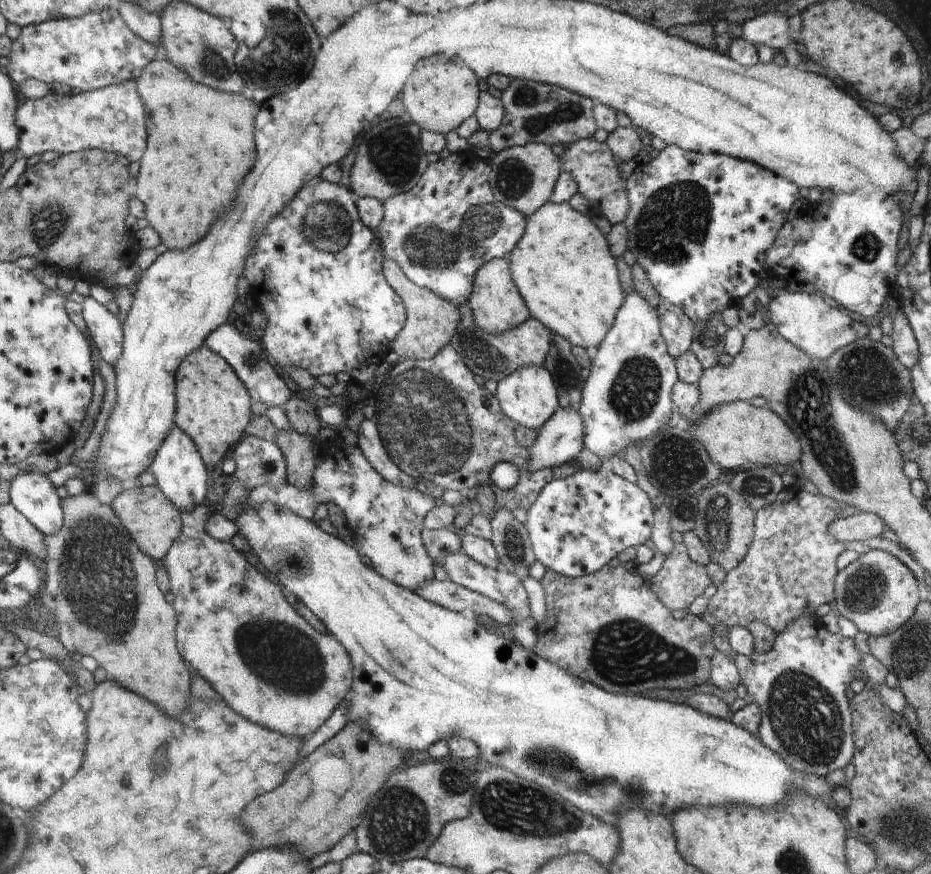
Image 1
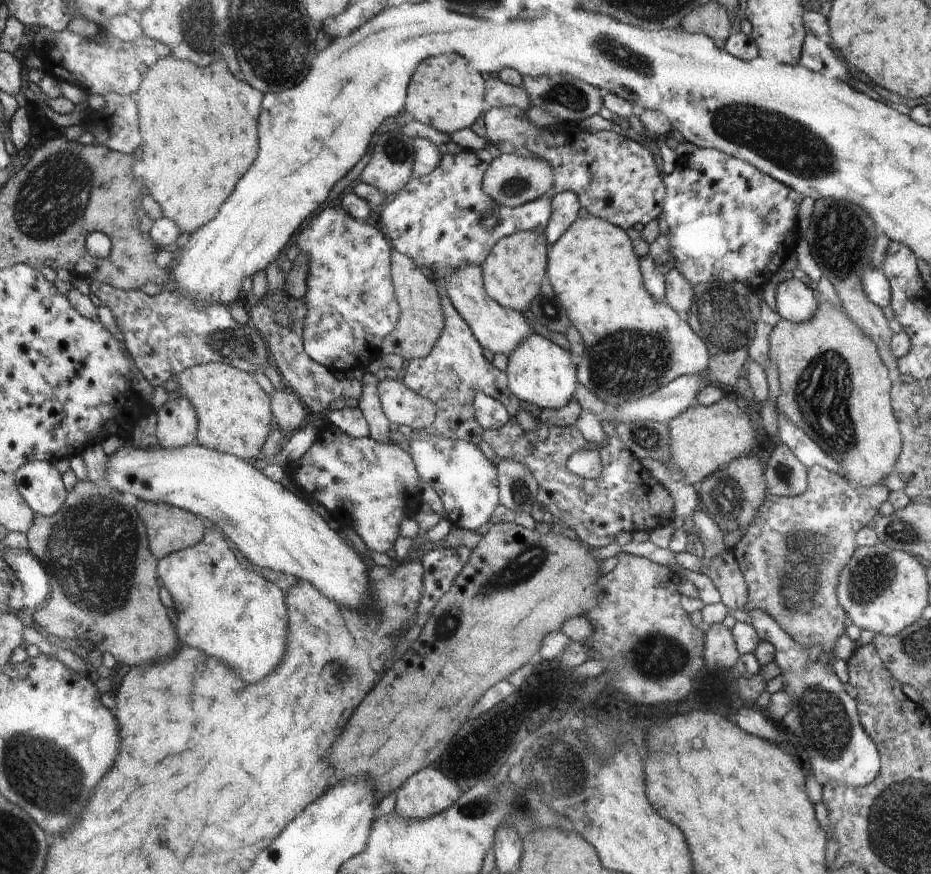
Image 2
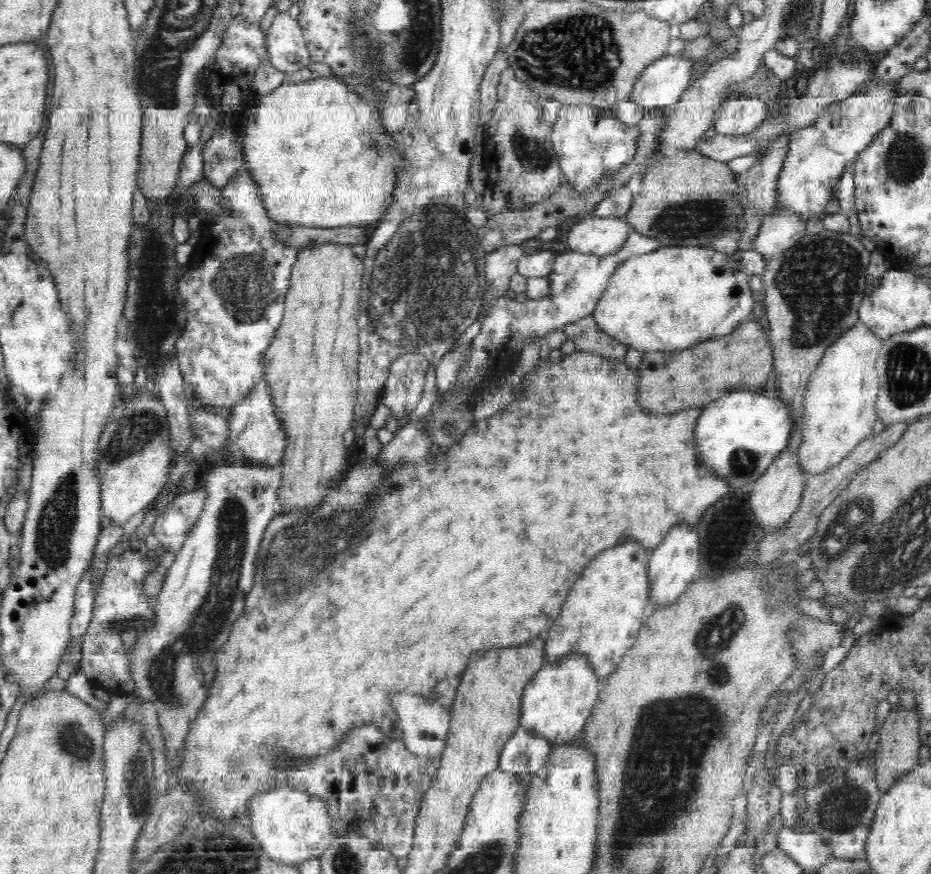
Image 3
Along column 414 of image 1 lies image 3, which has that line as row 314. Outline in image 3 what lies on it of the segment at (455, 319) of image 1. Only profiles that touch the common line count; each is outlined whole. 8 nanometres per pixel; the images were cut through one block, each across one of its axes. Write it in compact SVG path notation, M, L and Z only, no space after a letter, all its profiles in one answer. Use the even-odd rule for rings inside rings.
M330 242L300 250L292 266L288 294L284 296L284 318L268 350L261 355L261 364L264 364L262 381L272 393L272 406L276 409L276 417L280 417L282 430L285 430L285 454L280 462L282 486L277 491L280 513L318 508L334 490L328 484L336 482L346 470L342 436L351 430L358 394L357 368L361 351L358 318L363 274L363 260L352 251L351 245Z

